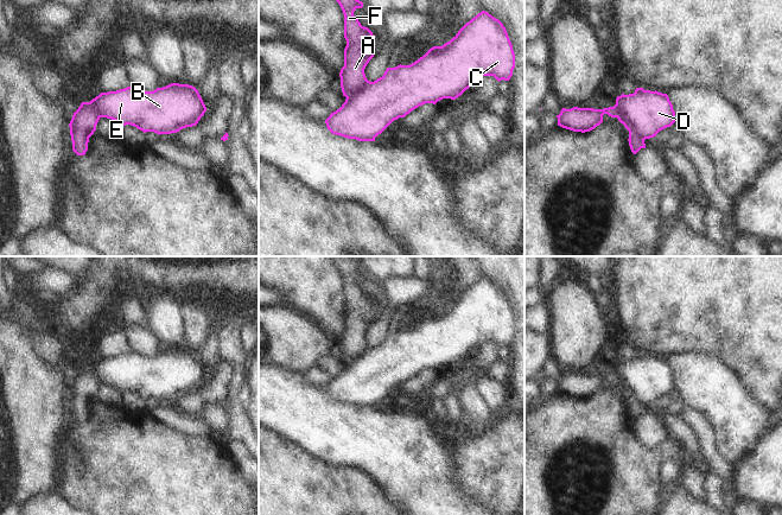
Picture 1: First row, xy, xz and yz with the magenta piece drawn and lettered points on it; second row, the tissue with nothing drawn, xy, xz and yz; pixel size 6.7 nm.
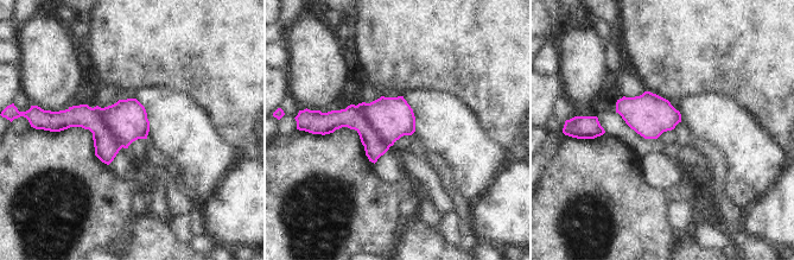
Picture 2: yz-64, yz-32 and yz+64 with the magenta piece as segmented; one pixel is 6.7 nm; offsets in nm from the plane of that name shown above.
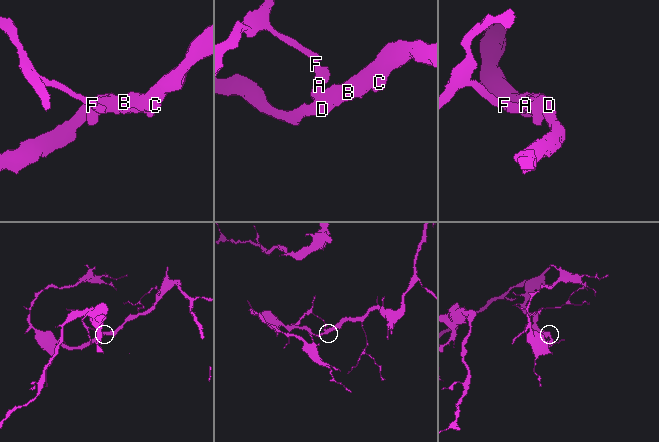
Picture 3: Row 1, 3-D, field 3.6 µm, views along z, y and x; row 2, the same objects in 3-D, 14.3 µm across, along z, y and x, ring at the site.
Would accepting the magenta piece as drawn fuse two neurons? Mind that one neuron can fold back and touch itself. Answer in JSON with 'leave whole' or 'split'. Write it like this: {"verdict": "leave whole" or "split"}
{"verdict": "split"}

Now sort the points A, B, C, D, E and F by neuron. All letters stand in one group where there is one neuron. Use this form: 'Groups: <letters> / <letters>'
Groups: A F / B C D E

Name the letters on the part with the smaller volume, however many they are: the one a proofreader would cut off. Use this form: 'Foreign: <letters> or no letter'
Foreign: A, F

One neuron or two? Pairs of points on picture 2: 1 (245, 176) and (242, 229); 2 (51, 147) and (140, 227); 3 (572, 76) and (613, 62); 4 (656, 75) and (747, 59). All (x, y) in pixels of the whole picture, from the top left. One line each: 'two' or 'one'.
1: one
2: two
3: two
4: one

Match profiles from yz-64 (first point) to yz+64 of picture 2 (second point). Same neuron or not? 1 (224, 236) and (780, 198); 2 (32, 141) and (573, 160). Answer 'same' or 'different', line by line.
1: same
2: same

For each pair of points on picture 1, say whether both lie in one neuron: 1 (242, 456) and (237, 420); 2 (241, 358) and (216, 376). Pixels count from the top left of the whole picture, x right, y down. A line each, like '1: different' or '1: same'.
1: different
2: different

